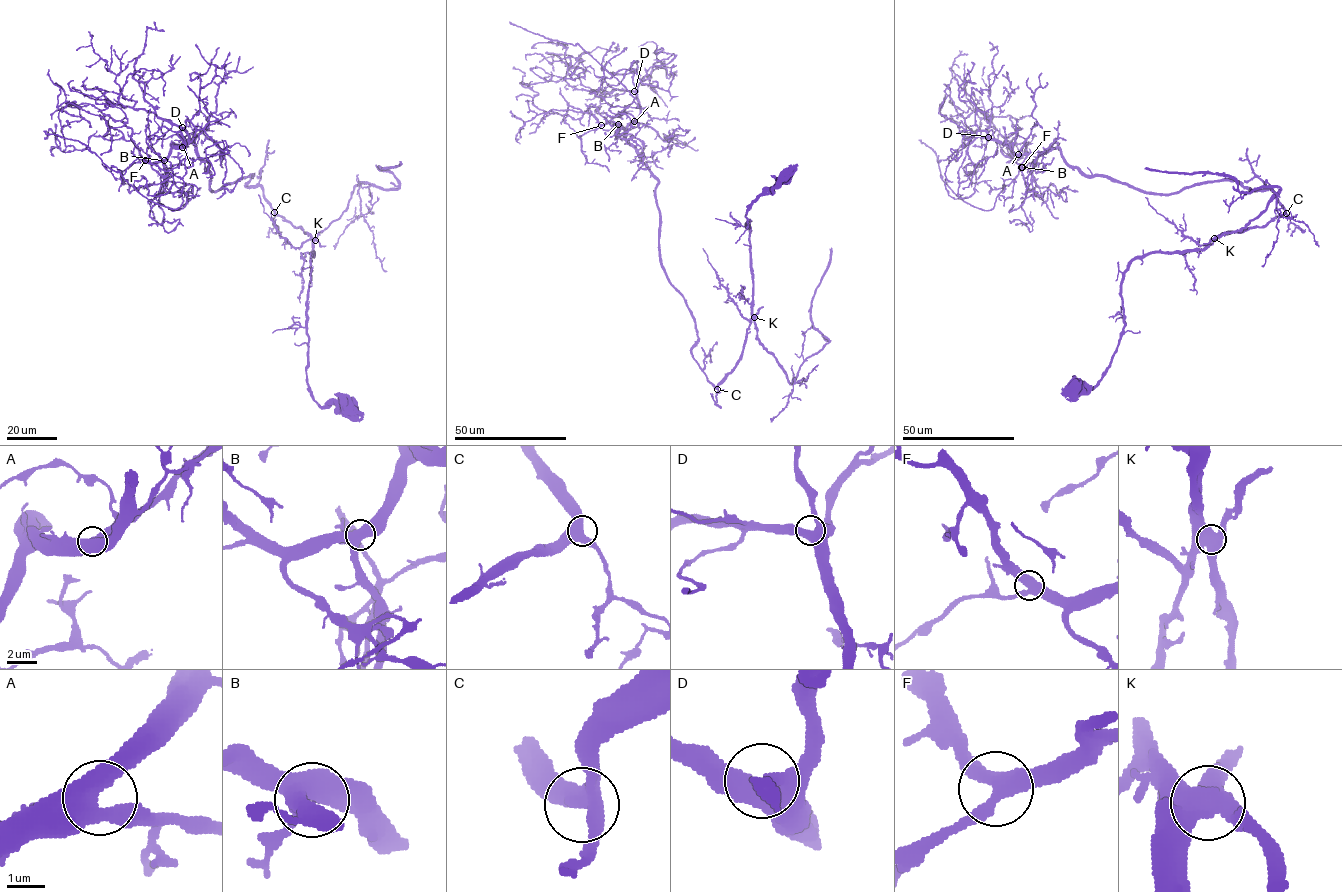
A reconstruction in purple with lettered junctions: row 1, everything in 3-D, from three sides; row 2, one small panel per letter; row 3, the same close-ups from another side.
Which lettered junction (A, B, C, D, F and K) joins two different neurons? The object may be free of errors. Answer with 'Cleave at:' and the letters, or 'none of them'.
Cleave at: none of them

